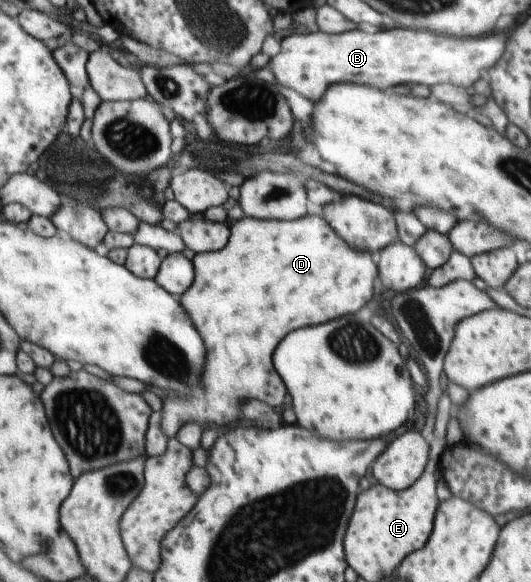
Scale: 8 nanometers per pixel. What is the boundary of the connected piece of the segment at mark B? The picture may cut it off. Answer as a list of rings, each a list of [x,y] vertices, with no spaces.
[[[381,28],[374,34],[365,33],[357,29],[345,31],[336,35],[321,32],[300,31],[299,34],[285,36],[281,40],[281,50],[277,56],[269,58],[267,66],[273,72],[275,80],[281,86],[287,86],[301,94],[303,98],[317,102],[323,92],[332,84],[351,83],[356,85],[367,85],[377,90],[389,89],[396,84],[425,84],[433,87],[437,83],[449,83],[461,88],[467,88],[479,77],[483,76],[485,70],[493,67],[496,60],[503,52],[503,36],[478,36],[478,37],[448,37],[437,33],[423,32],[413,29],[384,29]]]

